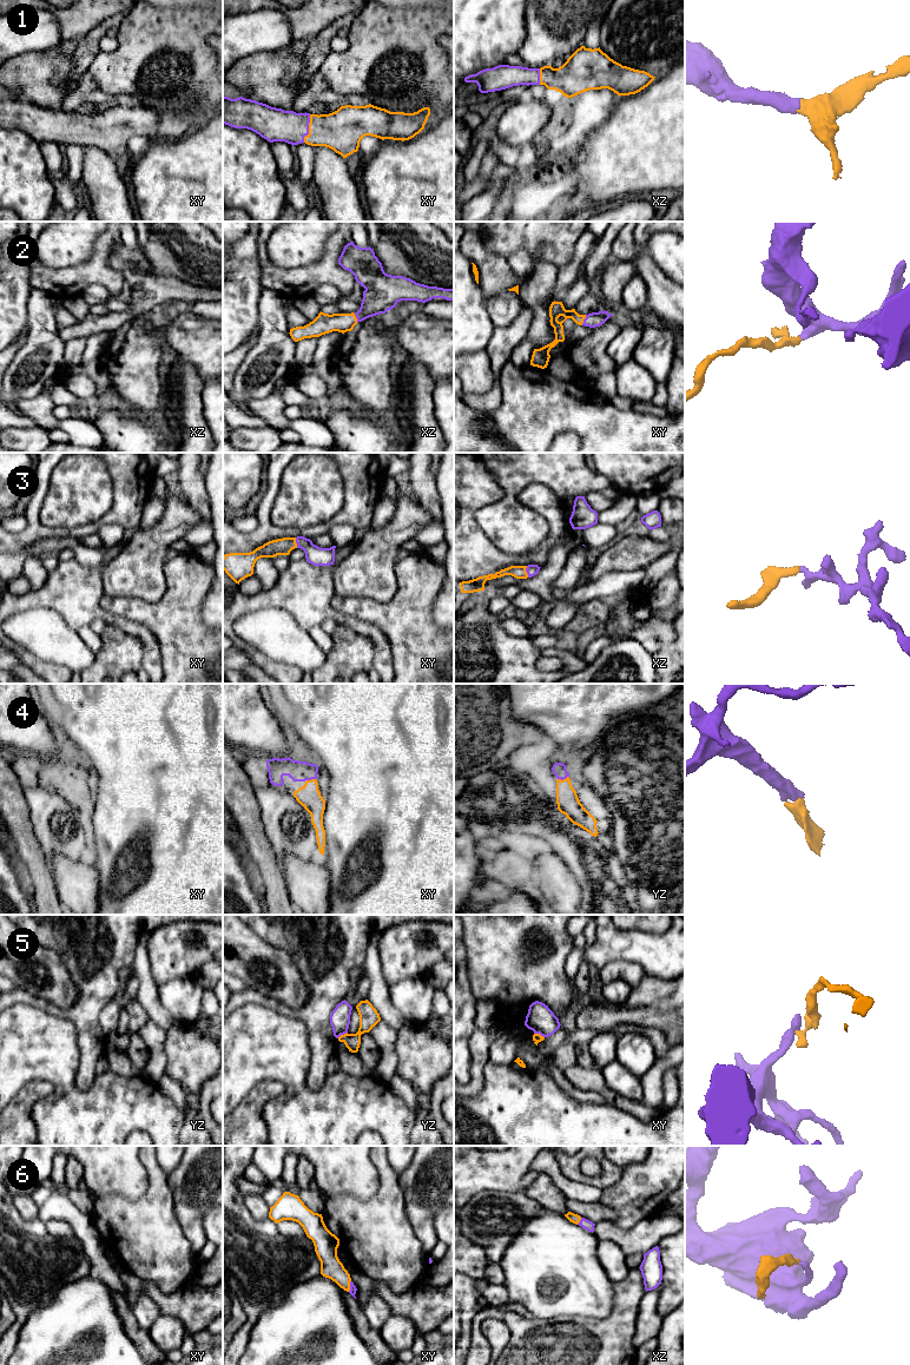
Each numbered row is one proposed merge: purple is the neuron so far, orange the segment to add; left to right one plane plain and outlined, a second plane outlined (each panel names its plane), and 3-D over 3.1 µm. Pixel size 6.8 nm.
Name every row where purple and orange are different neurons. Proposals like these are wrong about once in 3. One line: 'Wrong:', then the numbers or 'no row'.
Wrong: 5

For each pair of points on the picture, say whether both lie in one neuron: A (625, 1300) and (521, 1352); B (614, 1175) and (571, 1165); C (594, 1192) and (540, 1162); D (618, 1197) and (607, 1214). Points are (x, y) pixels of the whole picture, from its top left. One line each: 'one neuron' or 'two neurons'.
A: one neuron
B: one neuron
C: one neuron
D: two neurons

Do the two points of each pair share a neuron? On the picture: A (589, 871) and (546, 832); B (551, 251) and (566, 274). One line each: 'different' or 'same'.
A: same
B: different

